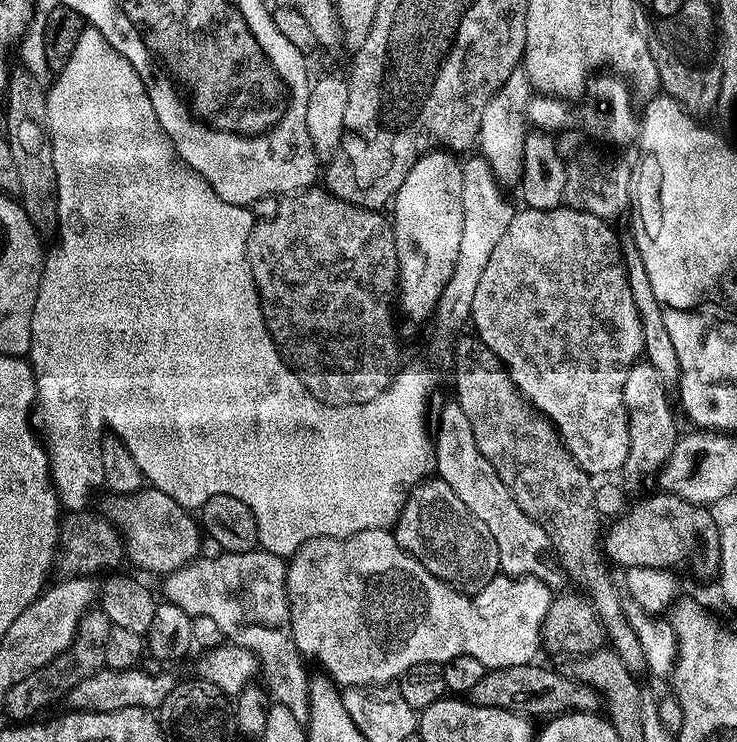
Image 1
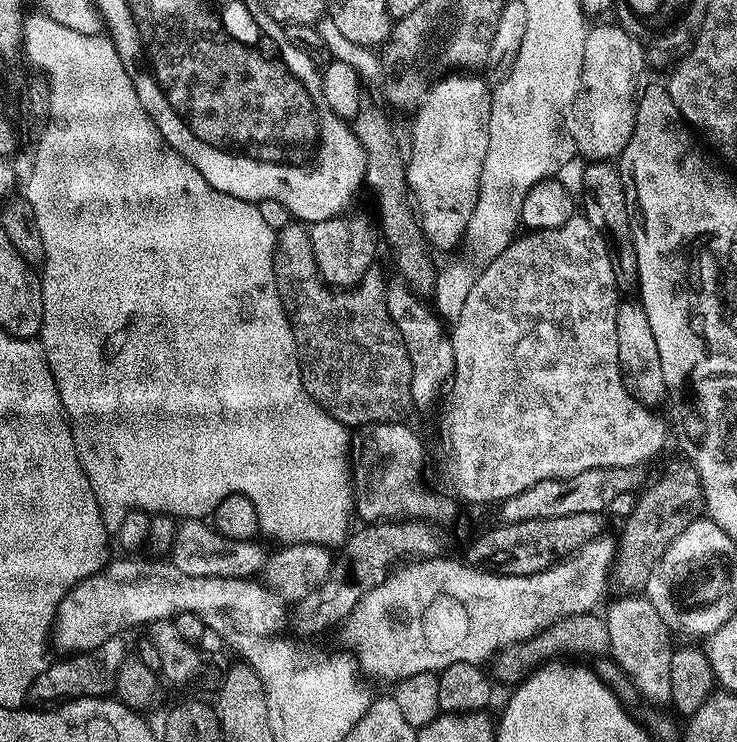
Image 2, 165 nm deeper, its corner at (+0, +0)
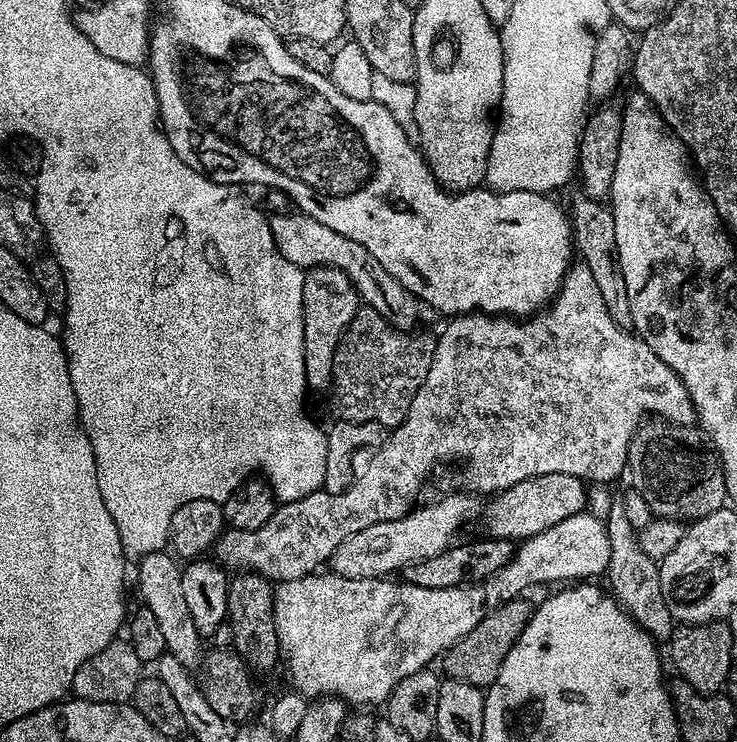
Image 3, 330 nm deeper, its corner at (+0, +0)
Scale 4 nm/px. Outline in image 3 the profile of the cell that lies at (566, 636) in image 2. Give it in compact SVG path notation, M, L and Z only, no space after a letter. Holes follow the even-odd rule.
M516 597L497 608L489 609L482 622L466 638L459 640L449 652L444 653L442 665L448 671L445 673L451 679L470 682L482 690L487 689L489 684L495 684L506 654L510 654L514 642L521 636L532 617L534 606L527 600L525 597Z

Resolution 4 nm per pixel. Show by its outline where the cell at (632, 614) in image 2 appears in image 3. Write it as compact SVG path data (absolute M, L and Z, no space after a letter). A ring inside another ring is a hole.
M616 502L606 515L606 527L610 538L610 562L606 573L607 587L616 597L620 607L632 617L633 622L651 634L657 642L667 641L672 635L674 621L670 610L666 610L666 598L662 598L660 565L642 550L637 529L632 528L627 512Z

